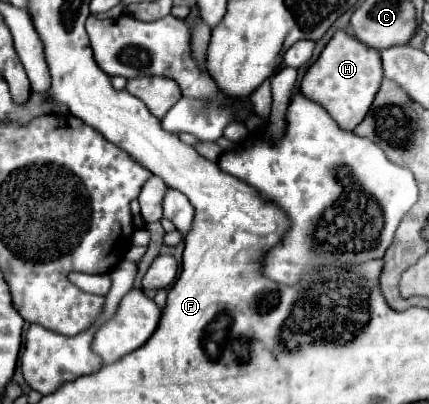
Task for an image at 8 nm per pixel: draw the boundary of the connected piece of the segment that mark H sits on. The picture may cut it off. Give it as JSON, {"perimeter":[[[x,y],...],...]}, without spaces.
{"perimeter":[[[336,31],[328,41],[316,63],[312,63],[300,83],[300,91],[314,99],[318,105],[326,107],[326,111],[336,119],[336,123],[344,131],[352,131],[368,113],[374,95],[378,93],[382,81],[382,65],[380,53],[372,47],[364,47],[346,31]]]}

